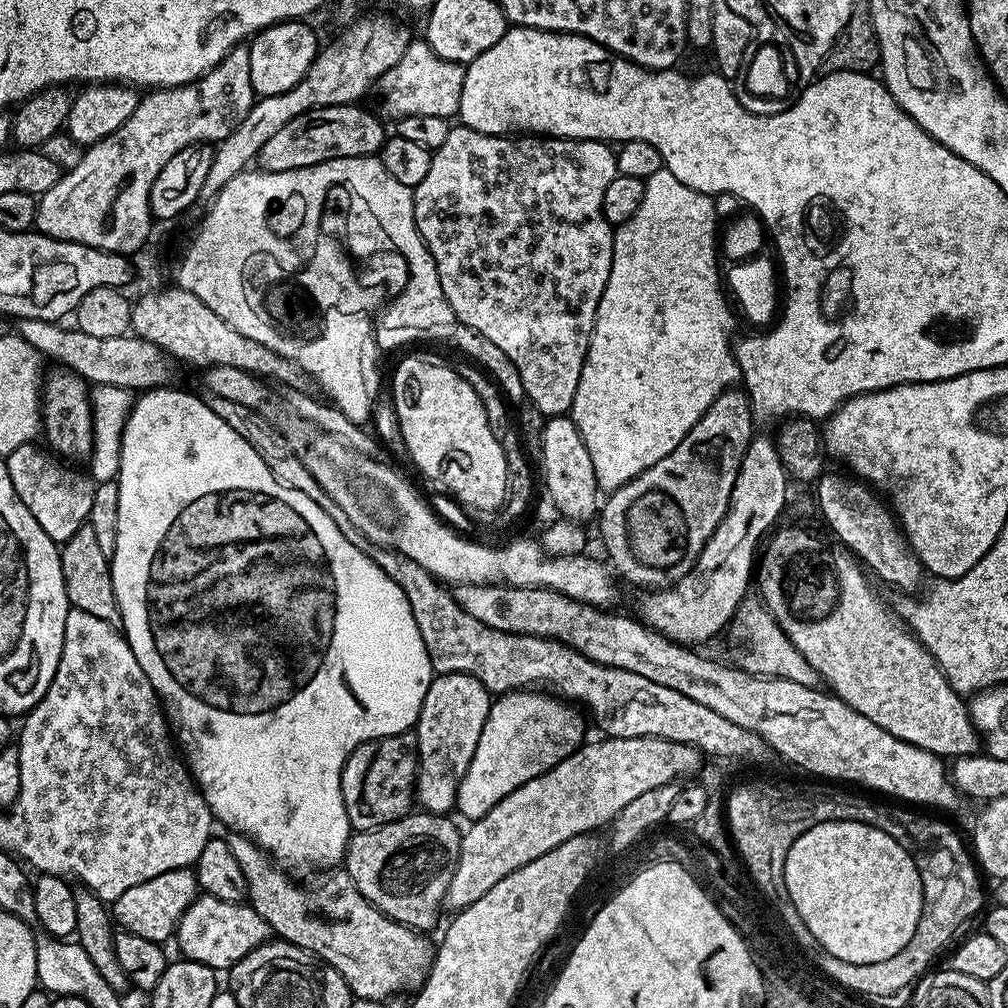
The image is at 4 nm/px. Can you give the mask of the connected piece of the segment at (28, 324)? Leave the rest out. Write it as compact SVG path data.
M48 318L19 321L18 335L30 346L34 346L41 357L48 356L52 362L57 362L65 368L71 369L89 385L118 386L129 390L147 390L163 388L171 385L173 361L168 353L163 352L154 342L142 340L135 334L119 336L118 338L94 338L91 334L82 334L82 330L75 326L63 328Z

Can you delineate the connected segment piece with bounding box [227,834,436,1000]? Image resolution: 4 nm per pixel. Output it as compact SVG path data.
M232 834L227 837L228 845L238 866L242 866L242 875L246 877L248 887L247 903L258 910L261 918L266 918L268 925L279 939L287 944L293 944L299 948L305 948L312 953L317 960L328 965L329 968L338 970L338 974L346 982L346 986L352 991L357 1000L387 1000L400 994L400 991L412 986L419 989L425 978L431 971L435 956L435 943L432 943L415 929L408 928L389 916L382 914L371 902L361 894L347 874L340 877L328 874L325 880L312 884L309 888L303 888L295 884L289 873L283 867L278 866L268 853L263 852L249 836Z

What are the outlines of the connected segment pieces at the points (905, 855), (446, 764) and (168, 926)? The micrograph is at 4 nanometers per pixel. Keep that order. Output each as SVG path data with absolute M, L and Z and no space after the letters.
M831 820L806 830L786 854L784 881L792 908L800 915L799 923L807 926L819 947L834 954L834 958L842 958L842 962L865 964L894 958L914 938L918 918L922 918L922 878L911 851L899 845L890 834L862 822Z
M436 674L426 690L426 698L422 702L420 717L416 719L416 791L414 800L423 811L433 814L448 814L456 807L458 786L466 774L466 766L470 766L470 758L474 758L474 750L478 747L478 738L482 734L482 726L486 726L486 718L492 709L494 696L470 674Z
M192 868L170 870L166 874L158 874L158 878L150 878L146 882L138 882L138 886L130 886L126 894L122 894L111 905L110 912L115 923L123 931L133 932L138 938L153 940L163 945L164 940L173 939L182 914L198 895L196 874Z

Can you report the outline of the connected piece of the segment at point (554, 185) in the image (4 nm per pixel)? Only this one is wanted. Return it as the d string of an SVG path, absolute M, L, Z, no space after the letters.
M452 126L446 134L446 142L442 142L442 146L432 153L426 178L418 182L412 194L416 231L434 258L434 266L442 282L442 294L446 302L450 302L450 310L454 310L459 323L470 326L470 330L482 334L482 338L490 338L490 342L494 342L494 346L498 346L498 350L502 350L502 354L514 362L522 378L527 403L544 418L562 416L572 411L578 378L582 374L582 366L588 356L588 344L592 340L592 328L596 324L596 311L610 278L614 228L604 216L602 198L606 194L606 186L610 186L618 173L616 152L608 148L611 147L602 140L565 140L543 134L520 134L515 138L508 134L487 136L478 130Z

